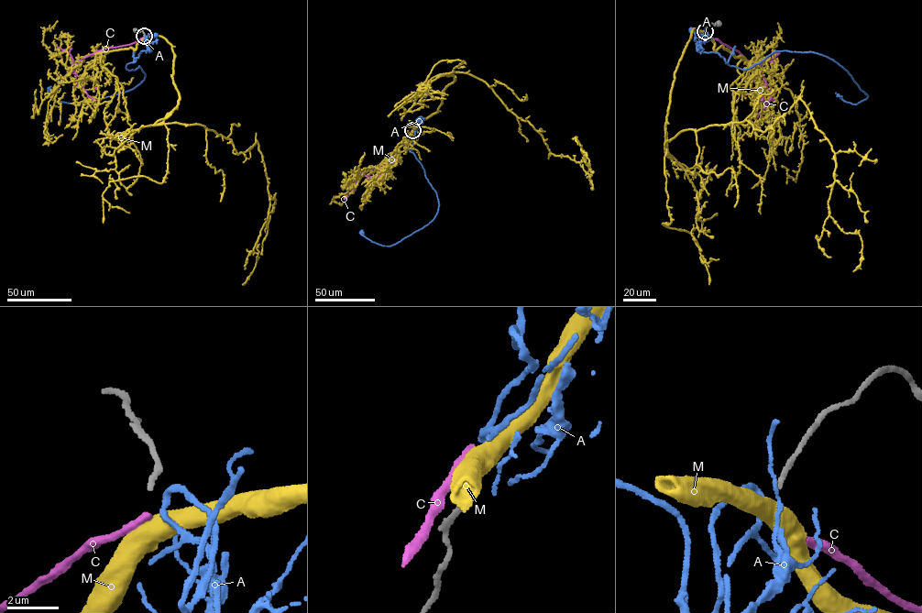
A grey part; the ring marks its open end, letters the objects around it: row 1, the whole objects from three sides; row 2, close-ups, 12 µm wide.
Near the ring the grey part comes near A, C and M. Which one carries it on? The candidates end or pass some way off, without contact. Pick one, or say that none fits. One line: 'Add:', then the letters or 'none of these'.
Add: none of these

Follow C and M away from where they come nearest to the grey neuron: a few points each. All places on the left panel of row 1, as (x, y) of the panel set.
C: (144, 37), (129, 44), (95, 51), (77, 61), (72, 72), (71, 57), (52, 42)
M: (144, 37), (173, 54), (178, 104), (163, 123), (202, 125), (238, 154), (258, 146), (270, 207), (242, 284)

